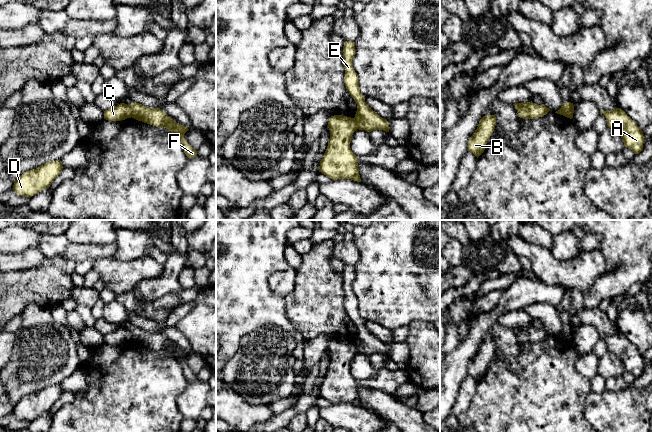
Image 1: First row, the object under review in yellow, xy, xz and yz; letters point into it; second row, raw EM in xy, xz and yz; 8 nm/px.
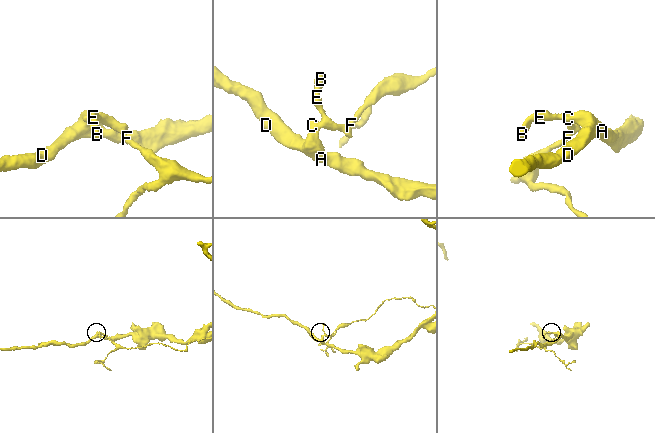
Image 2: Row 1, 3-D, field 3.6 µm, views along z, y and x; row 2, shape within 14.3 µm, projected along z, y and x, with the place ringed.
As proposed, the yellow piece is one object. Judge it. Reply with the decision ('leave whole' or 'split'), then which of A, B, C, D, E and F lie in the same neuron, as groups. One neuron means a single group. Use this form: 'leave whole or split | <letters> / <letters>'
split | A C D / B E F

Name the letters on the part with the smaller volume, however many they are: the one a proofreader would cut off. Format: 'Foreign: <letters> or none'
Foreign: B, E, F

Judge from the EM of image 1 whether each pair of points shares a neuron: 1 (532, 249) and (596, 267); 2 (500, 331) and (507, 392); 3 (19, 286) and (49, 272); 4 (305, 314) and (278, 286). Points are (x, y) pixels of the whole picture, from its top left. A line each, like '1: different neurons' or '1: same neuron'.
1: same neuron
2: different neurons
3: same neuron
4: different neurons

